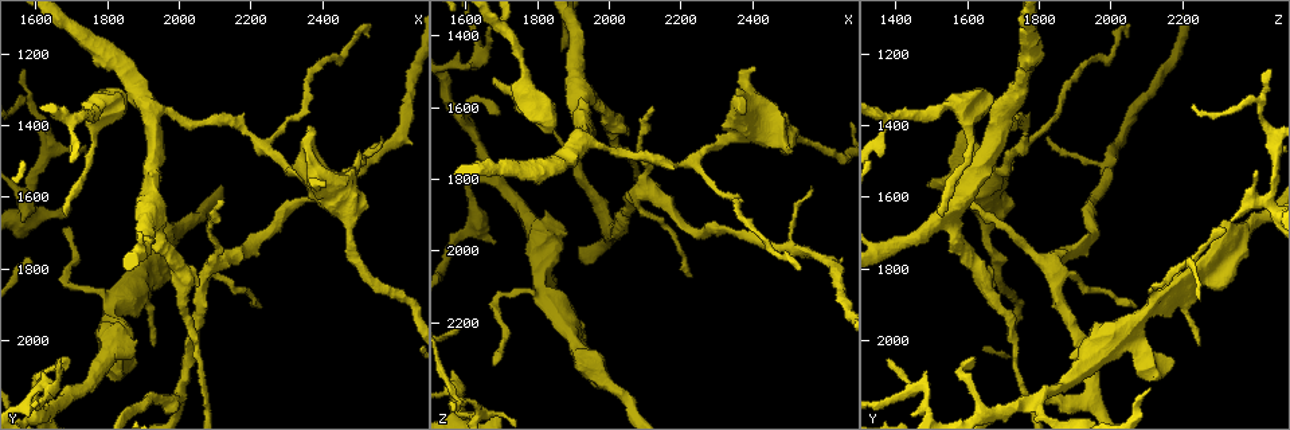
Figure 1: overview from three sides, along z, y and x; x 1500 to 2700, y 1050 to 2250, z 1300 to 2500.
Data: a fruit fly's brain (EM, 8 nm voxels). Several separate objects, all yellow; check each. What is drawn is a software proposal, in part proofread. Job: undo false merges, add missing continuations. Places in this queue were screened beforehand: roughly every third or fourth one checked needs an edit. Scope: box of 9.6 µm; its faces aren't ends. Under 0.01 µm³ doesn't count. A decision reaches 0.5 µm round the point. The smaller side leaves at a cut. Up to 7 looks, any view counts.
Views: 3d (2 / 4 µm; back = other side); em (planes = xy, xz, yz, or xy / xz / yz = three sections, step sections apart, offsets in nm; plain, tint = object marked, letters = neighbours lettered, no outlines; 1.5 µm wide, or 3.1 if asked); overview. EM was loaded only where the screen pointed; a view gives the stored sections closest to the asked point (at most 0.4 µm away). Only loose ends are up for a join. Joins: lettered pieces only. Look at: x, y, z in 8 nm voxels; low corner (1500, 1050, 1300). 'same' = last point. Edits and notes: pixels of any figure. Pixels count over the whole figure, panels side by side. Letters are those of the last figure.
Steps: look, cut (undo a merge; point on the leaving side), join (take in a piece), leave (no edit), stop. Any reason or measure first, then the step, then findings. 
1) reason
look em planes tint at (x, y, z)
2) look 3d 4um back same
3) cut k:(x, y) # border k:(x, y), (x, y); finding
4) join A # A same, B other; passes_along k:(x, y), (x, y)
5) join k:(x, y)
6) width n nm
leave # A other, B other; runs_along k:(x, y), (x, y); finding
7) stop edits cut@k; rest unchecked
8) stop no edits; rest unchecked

sharp bend
look em xz step 4 tint at (1690, 1840, 2120)

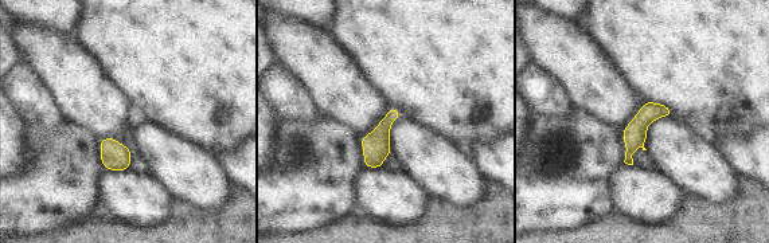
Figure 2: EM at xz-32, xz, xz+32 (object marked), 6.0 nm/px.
another direction
look em planes tint same

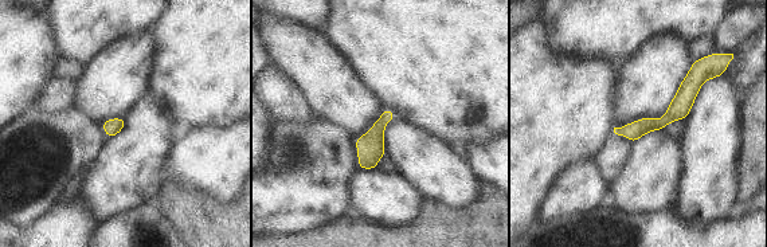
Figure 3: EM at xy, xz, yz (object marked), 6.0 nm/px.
look em planes letters same

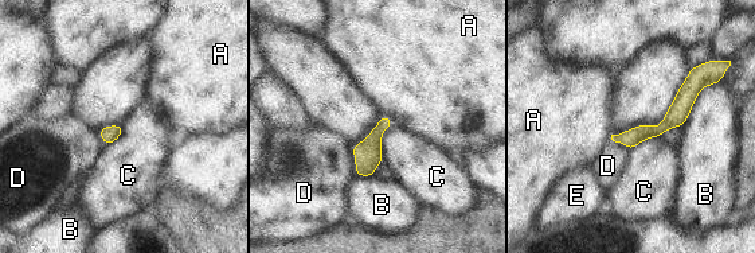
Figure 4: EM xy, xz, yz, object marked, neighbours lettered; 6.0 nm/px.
leave # A other, B other, C other, D other, E other; runs_along 4:(688, 82), (660, 129), (615, 137); one neuron here

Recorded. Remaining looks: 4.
tapers out
look 3d 2um at (1680, 1680, 2320)

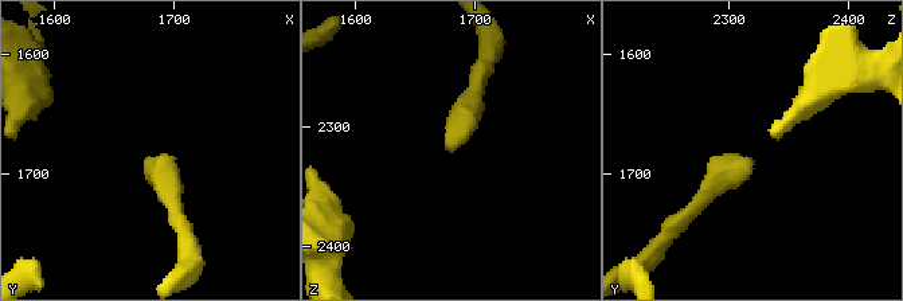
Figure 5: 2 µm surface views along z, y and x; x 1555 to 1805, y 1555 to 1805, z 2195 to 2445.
look em planes tint at (1676, 1686, 2318)

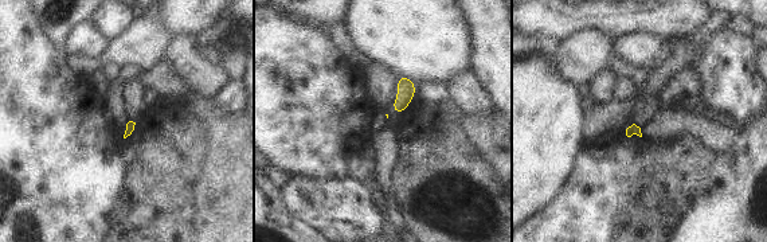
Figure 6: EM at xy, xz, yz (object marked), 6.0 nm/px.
look em planes letters same

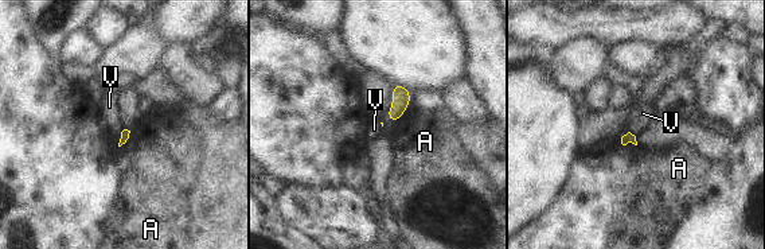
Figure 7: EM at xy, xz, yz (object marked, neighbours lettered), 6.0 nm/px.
leave # A other, V other; border 7:(629, 131), (635, 136); no lettered piece goes on from it

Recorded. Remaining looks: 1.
stop no edits; rest unchecked

